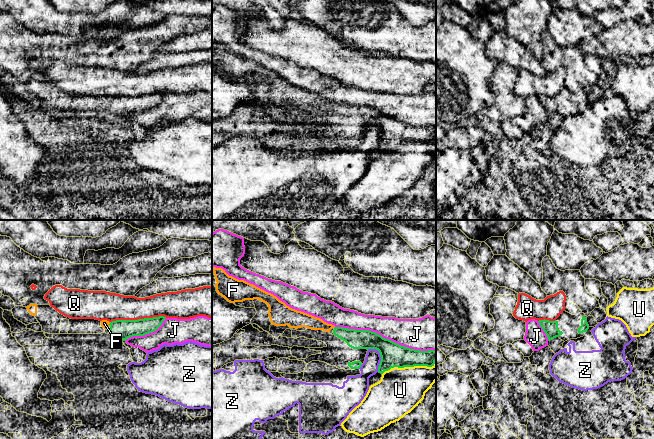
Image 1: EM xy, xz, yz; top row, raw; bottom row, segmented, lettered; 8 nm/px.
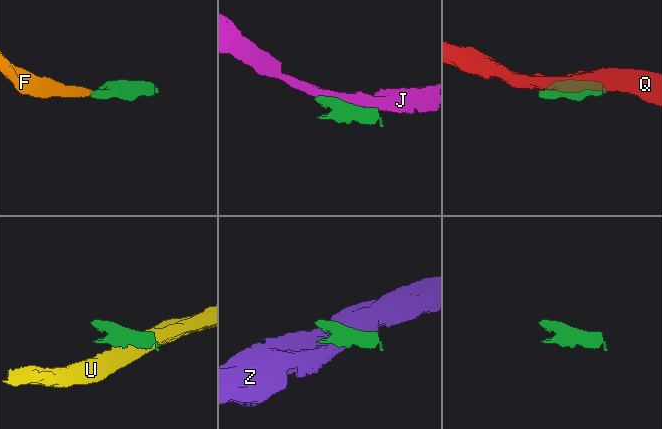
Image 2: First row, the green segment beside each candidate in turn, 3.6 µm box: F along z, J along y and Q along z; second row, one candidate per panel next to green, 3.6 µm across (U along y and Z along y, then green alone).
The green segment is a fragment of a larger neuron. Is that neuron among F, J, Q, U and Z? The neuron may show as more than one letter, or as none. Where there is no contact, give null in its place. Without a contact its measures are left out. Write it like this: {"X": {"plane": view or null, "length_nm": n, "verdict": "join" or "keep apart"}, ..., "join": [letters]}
{"F": {"plane": "xy", "length_nm": 30, "verdict": "join"}, "J": {"plane": "xz", "length_nm": 850, "verdict": "keep apart"}, "Q": {"plane": "xy", "length_nm": 460, "verdict": "keep apart"}, "U": {"plane": "xz", "length_nm": 440, "verdict": "keep apart"}, "Z": {"plane": "xz", "length_nm": 200, "verdict": "keep apart"}, "join": ["F"]}

